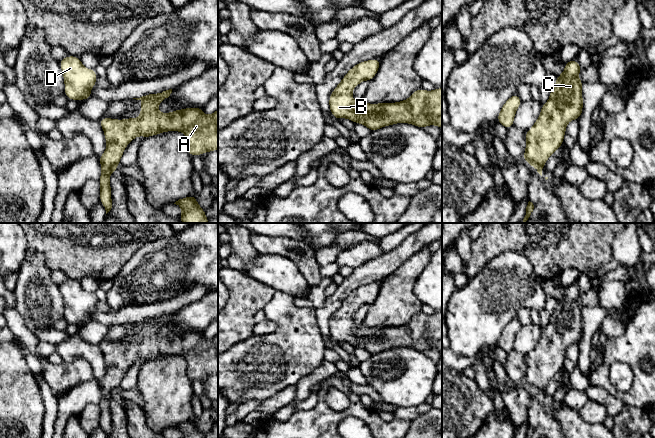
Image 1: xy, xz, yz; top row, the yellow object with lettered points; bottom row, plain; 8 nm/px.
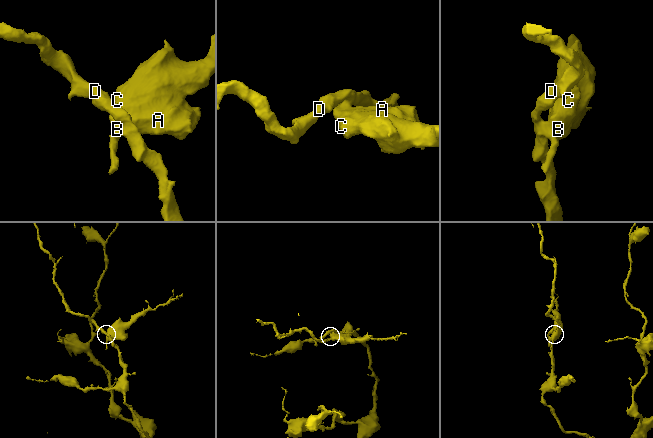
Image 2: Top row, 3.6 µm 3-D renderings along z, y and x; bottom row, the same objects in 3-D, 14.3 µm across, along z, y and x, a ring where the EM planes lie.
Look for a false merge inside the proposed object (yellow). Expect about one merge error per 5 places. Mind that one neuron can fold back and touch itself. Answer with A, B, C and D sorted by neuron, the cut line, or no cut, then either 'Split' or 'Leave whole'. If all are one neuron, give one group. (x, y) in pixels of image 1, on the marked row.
Groups: A B C D. No split. Leave whole

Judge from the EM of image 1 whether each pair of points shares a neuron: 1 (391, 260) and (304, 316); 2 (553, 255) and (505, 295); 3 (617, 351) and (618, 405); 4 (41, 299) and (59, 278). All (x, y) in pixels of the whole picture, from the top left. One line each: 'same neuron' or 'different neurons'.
1: different neurons
2: different neurons
3: different neurons
4: different neurons

